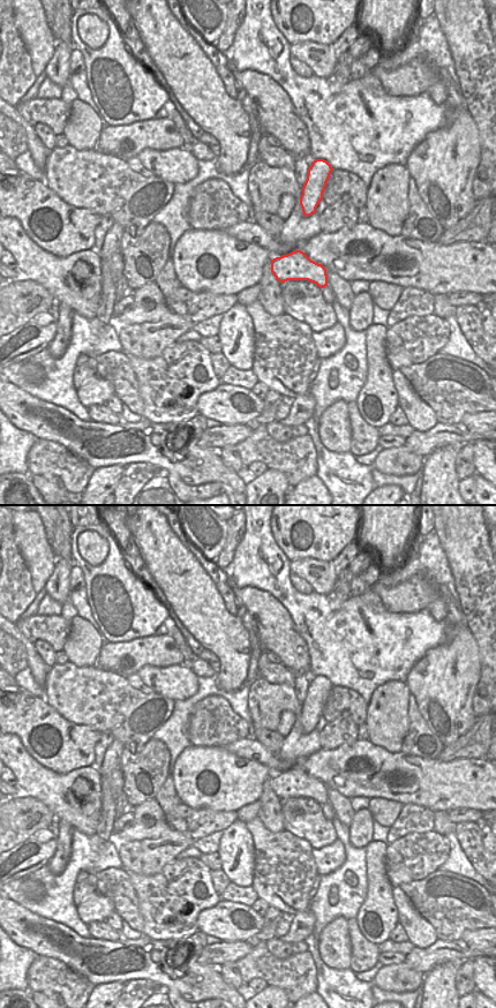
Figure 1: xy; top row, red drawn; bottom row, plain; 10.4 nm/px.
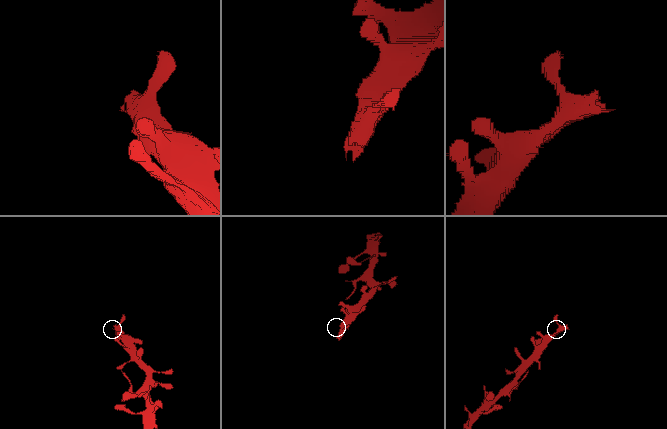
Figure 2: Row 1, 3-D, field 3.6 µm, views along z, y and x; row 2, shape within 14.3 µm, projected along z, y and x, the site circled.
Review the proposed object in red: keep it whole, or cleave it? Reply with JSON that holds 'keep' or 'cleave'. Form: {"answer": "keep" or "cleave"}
{"answer": "keep"}

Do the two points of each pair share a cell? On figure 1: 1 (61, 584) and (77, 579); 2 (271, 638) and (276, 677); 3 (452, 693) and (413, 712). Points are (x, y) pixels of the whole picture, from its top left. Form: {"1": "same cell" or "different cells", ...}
{"1": "different cells", "2": "different cells", "3": "different cells"}

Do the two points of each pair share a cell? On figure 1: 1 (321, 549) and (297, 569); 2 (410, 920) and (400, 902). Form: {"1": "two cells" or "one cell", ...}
{"1": "two cells", "2": "one cell"}

